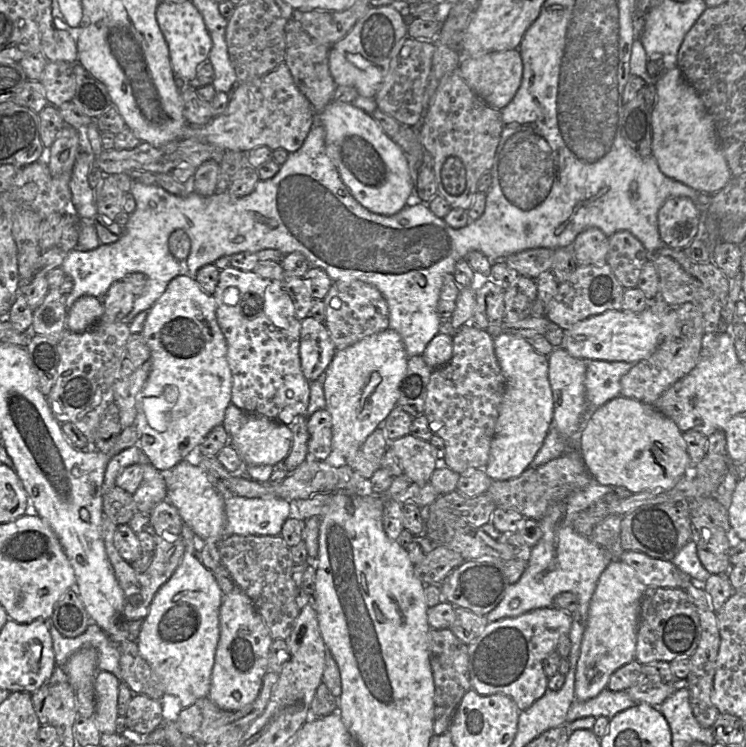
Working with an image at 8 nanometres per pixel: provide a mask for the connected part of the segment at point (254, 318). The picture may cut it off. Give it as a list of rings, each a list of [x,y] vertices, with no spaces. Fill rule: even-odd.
[[[229,266],[220,271],[213,296],[216,300],[217,322],[227,342],[227,359],[232,374],[231,403],[247,413],[264,416],[287,426],[296,417],[305,416],[309,404],[310,382],[301,370],[301,321],[296,318],[293,303],[282,289],[282,284],[266,281],[253,271],[244,272]],[[252,296],[257,298],[257,312],[245,307]]]

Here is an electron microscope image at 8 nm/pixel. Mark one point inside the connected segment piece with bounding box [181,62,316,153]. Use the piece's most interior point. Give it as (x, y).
(271, 111)

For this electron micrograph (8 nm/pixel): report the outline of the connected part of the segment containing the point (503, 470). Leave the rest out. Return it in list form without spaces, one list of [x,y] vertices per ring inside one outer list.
[[[500,333],[493,339],[505,390],[484,471],[493,481],[504,481],[519,477],[529,468],[553,427],[554,403],[548,377],[548,356],[538,353],[522,336]]]

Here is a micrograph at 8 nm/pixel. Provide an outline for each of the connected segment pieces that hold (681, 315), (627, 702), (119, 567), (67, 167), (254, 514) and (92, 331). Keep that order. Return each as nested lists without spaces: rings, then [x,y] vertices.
[[[686,302],[675,310],[675,329],[666,335],[654,353],[636,364],[621,378],[620,395],[654,405],[658,398],[679,379],[687,375],[697,364],[705,334],[703,313],[700,305]]]
[[[605,688],[594,698],[586,701],[575,700],[567,713],[567,722],[589,716],[604,716],[611,719],[636,704],[637,702],[627,691],[616,692]]]
[[[103,513],[102,536],[106,554],[113,568],[116,580],[124,593],[123,617],[127,621],[143,620],[149,612],[150,604],[155,594],[160,587],[170,579],[179,566],[185,551],[185,543],[181,536],[170,538],[154,536],[156,547],[152,553],[151,564],[146,571],[138,573],[131,567],[130,563],[127,563],[119,555],[114,546],[114,533],[116,527],[117,525]]]
[[[64,125],[50,147],[47,166],[51,175],[59,176],[62,173],[71,173],[79,151],[79,131]]]
[[[233,496],[224,500],[226,522],[223,538],[232,535],[278,536],[284,522],[290,518],[290,504],[284,499],[261,499]]]
[[[99,321],[93,327],[75,333],[64,331],[59,341],[60,361],[57,379],[47,396],[53,417],[61,424],[73,423],[94,447],[94,438],[107,407],[114,402],[113,385],[119,376],[122,361],[126,357],[126,344],[131,335],[129,325],[123,321],[107,323]]]

